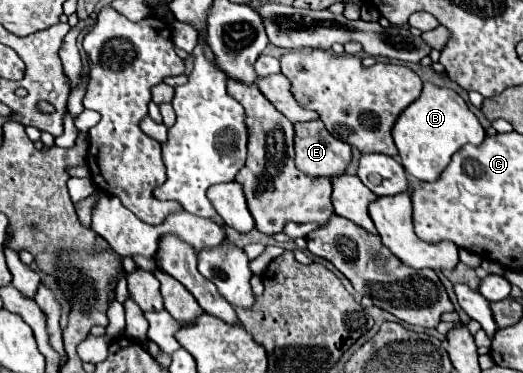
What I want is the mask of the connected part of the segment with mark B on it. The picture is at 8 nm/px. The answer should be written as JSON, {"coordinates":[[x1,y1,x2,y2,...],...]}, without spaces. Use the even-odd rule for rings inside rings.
{"coordinates":[[425,83,421,97,399,115,393,127,393,139,399,149,399,159,405,171,419,181,435,181,435,177,439,177,449,165,455,151,459,151,467,143,483,143,485,129,471,113,467,103,453,89]]}

